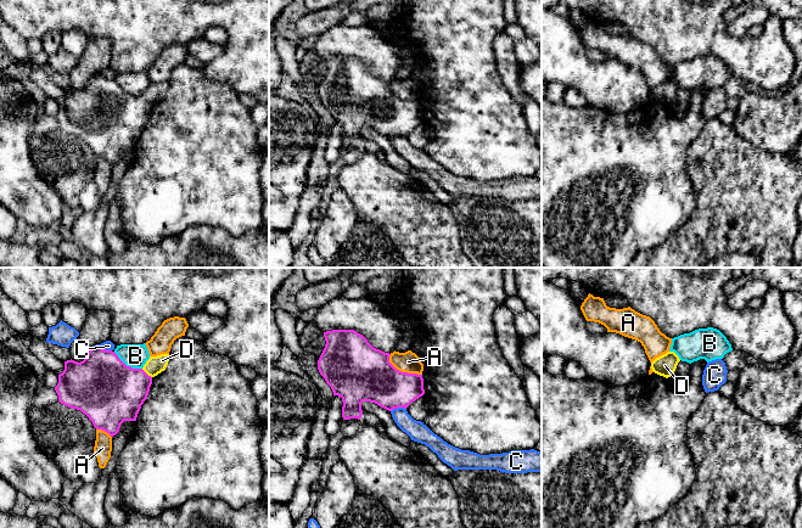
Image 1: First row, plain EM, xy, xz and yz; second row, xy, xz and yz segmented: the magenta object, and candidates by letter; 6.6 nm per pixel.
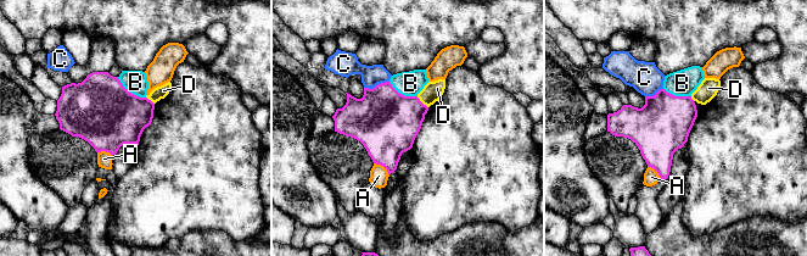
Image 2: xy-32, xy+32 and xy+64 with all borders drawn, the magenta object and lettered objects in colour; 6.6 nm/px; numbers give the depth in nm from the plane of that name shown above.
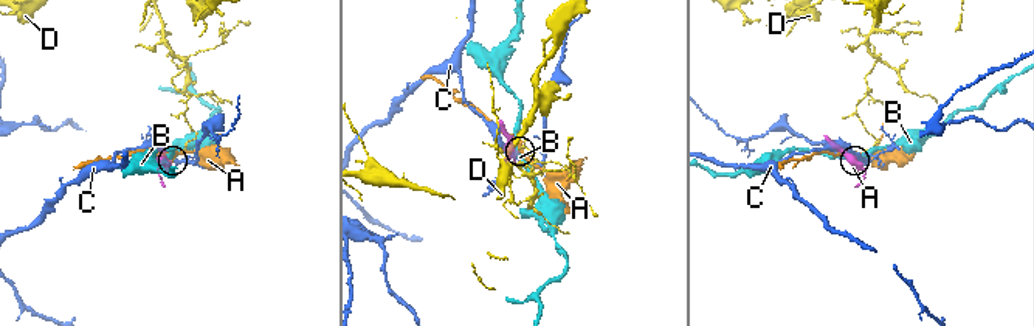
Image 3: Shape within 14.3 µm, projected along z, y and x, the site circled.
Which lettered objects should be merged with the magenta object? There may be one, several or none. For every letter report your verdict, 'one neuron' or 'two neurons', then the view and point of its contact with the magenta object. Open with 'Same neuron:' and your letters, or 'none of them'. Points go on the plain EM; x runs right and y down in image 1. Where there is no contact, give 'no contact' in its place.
Same neuron: none of them
A: two neurons; meets magenta in xz at (403, 100)
B: two neurons; meets magenta in xy at (128, 94)
C: two neurons; meets magenta in xy at (101, 76)
D: two neurons; meets magenta in xy at (145, 100)

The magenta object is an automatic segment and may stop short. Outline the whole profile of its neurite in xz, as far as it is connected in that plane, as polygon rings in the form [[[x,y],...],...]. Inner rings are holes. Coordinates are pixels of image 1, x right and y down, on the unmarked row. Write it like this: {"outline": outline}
{"outline": [[[332,57],[324,60],[325,75],[318,88],[318,97],[331,114],[333,123],[342,125],[343,147],[358,146],[363,142],[361,130],[370,129],[392,139],[406,136],[425,122],[422,102],[397,97],[389,90],[389,80],[374,75],[368,67],[354,57]]]}

